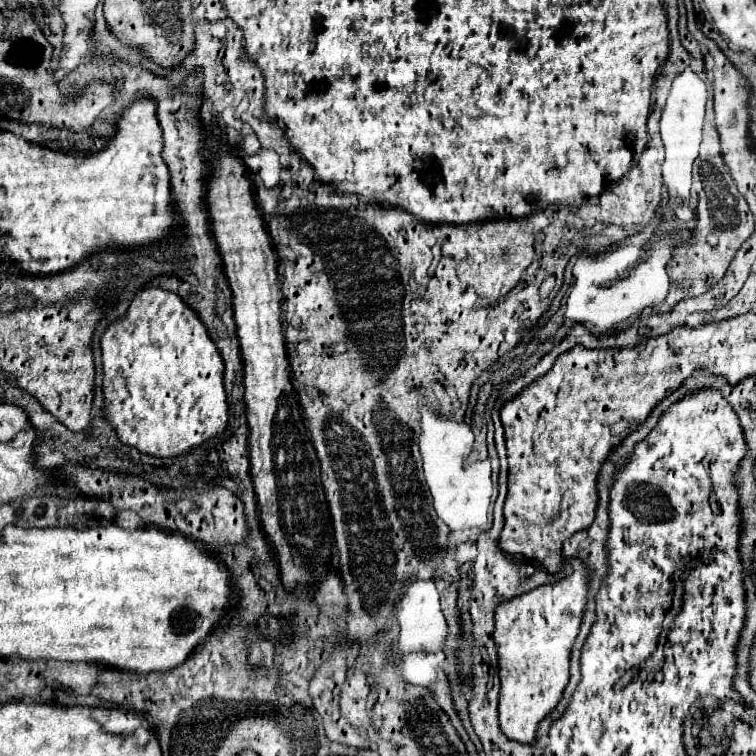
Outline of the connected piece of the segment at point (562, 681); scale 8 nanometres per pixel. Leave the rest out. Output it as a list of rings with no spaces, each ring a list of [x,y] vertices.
[[[571,562],[573,572],[559,582],[545,584],[533,588],[521,596],[501,602],[495,608],[495,630],[493,640],[497,646],[497,662],[499,662],[499,728],[511,740],[533,744],[537,724],[557,706],[567,682],[569,682],[569,654],[575,636],[579,634],[581,610],[587,598],[587,568],[579,562]]]

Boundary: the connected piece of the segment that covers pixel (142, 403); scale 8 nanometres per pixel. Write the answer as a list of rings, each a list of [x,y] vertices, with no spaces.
[[[147,288],[135,296],[127,316],[107,328],[101,338],[105,408],[119,438],[155,458],[179,456],[225,432],[227,402],[223,388],[223,360],[199,316],[183,300],[161,288]]]

